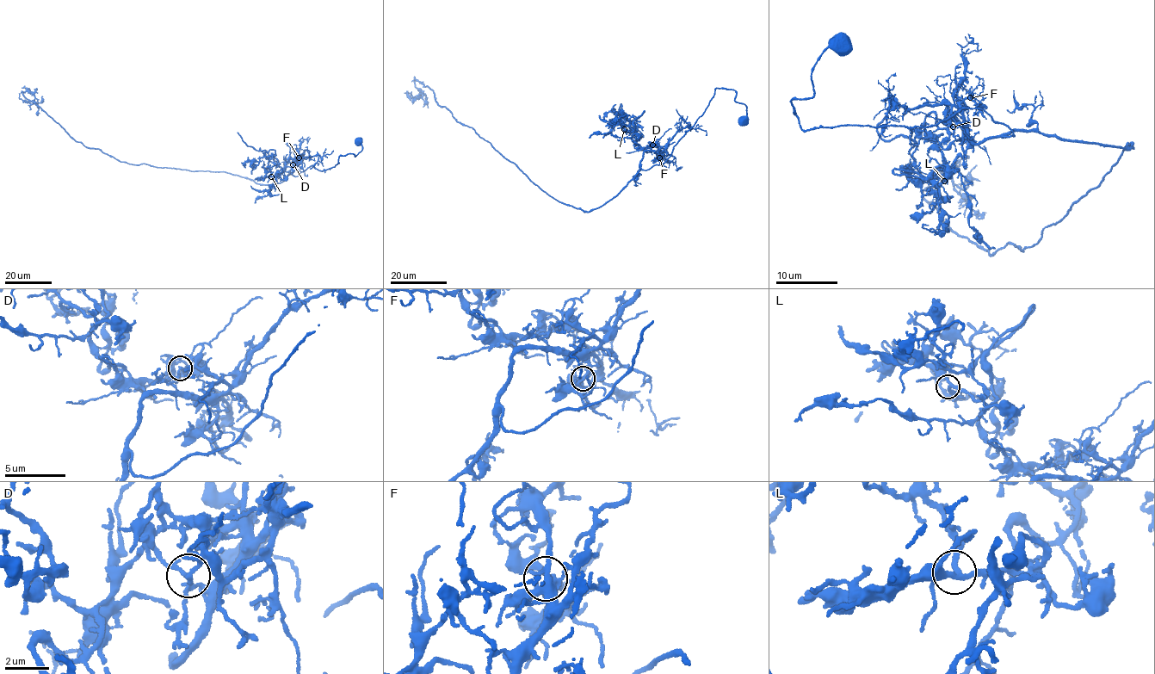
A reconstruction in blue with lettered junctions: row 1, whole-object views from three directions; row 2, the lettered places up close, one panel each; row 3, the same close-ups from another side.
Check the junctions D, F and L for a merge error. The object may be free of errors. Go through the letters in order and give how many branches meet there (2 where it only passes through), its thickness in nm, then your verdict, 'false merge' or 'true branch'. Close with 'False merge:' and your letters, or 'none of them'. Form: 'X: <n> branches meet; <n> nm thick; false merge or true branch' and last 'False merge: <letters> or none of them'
D: 3 branches meet; 160 nm thick; false merge
F: 3 branches meet; 240 nm thick; true branch
L: 3 branches meet; 220 nm thick; true branch
False merge: D

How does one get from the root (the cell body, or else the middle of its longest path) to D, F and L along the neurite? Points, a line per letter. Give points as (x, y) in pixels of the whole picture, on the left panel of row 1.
D: (356, 141), (361, 151), (340, 156), (339, 163), (324, 170), (311, 165), (294, 176), (293, 164)
F: (356, 141), (361, 151), (340, 156), (339, 163), (324, 170), (311, 165), (293, 176), (299, 157)
L: (356, 141), (361, 151), (340, 156), (330, 169), (311, 165), (294, 176), (288, 162), (280, 176), (271, 176)

